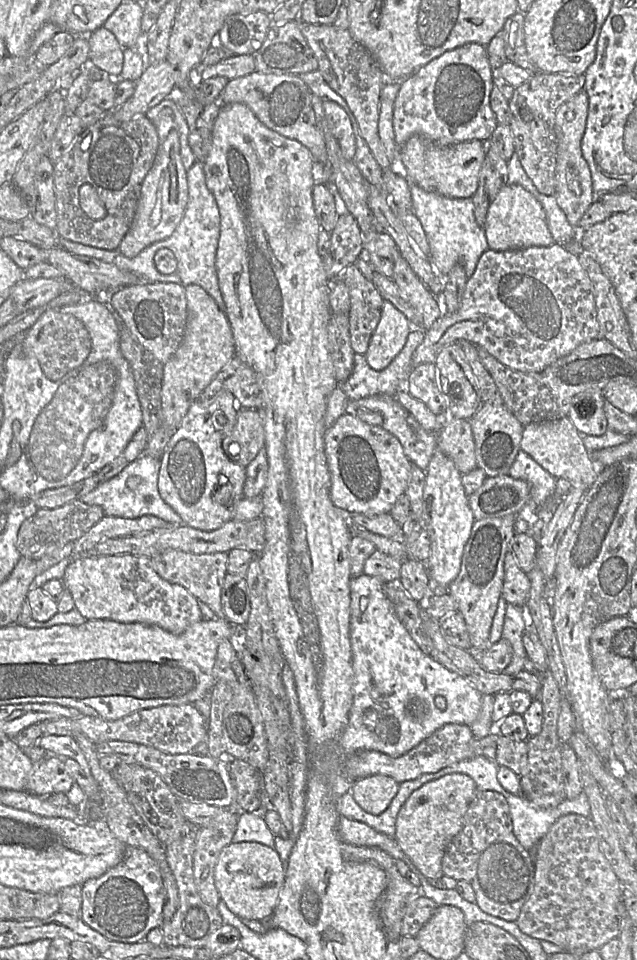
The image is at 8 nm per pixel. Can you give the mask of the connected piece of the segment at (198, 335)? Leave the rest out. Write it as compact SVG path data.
M188 285L185 290L185 334L173 356L163 365L160 420L171 431L177 429L192 403L235 355L233 333L225 311L199 285Z

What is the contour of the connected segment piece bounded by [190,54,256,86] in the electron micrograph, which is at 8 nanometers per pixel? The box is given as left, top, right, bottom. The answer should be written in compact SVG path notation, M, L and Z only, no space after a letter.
M244 54L231 56L211 66L198 66L197 73L190 76L190 85L192 86L198 86L202 81L212 77L221 76L232 80L256 72L253 55Z

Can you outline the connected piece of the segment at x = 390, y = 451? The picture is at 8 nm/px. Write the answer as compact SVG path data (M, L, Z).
M346 412L328 427L324 437L325 455L331 477L330 497L333 504L348 513L366 516L390 513L405 490L410 478L411 461L399 440L382 426L373 426L359 419L354 412Z

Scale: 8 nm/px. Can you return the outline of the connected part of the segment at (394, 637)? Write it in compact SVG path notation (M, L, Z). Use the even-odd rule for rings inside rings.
M362 574L358 577L351 578L350 581L350 640L353 657L354 683L353 683L353 703L349 712L349 720L346 728L337 738L338 760L343 760L348 756L366 750L379 751L391 757L399 757L407 753L420 742L433 734L436 730L446 724L465 724L470 726L478 717L481 710L482 694L479 693L467 680L460 675L450 671L439 662L435 661L429 655L425 654L418 644L410 636L406 628L395 615L393 606L384 593L384 581L377 576L368 576ZM443 696L446 699L445 709L439 709L435 704L435 698Z

